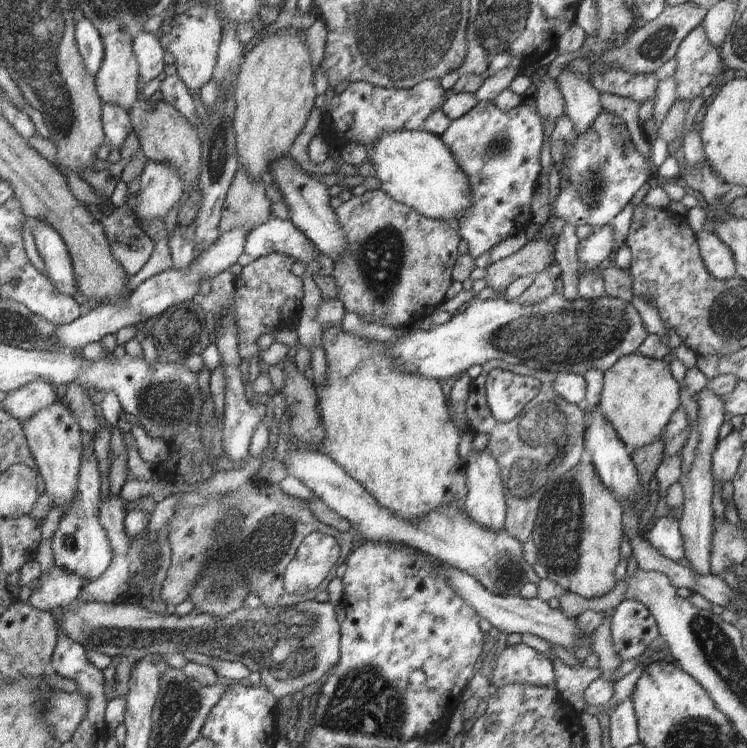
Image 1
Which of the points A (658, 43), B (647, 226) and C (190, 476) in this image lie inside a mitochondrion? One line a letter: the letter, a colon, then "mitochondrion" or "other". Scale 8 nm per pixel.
A: mitochondrion
B: other
C: other

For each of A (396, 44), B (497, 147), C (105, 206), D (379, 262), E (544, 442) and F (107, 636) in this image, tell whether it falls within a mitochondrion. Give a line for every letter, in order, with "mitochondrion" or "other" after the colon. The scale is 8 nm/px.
A: mitochondrion
B: mitochondrion
C: other
D: mitochondrion
E: mitochondrion
F: mitochondrion

